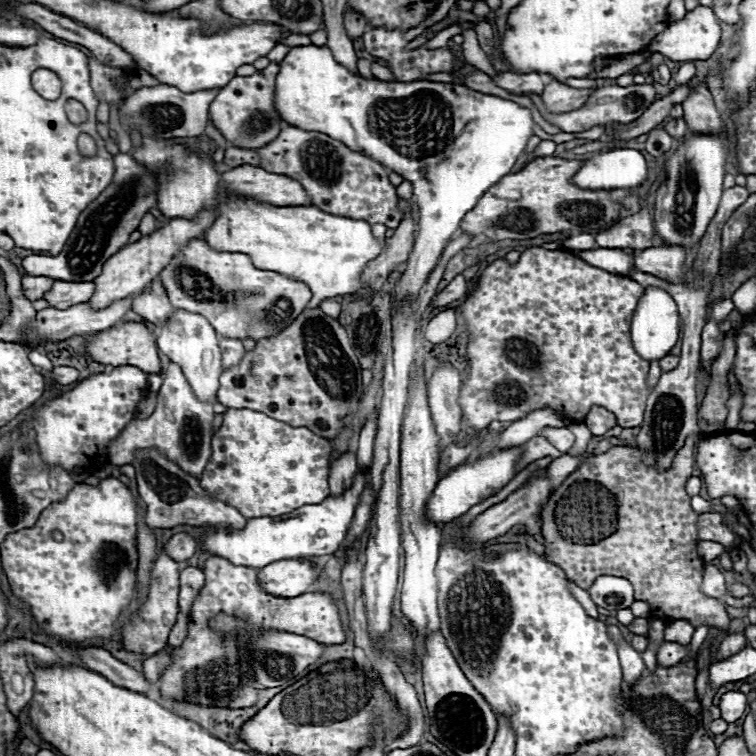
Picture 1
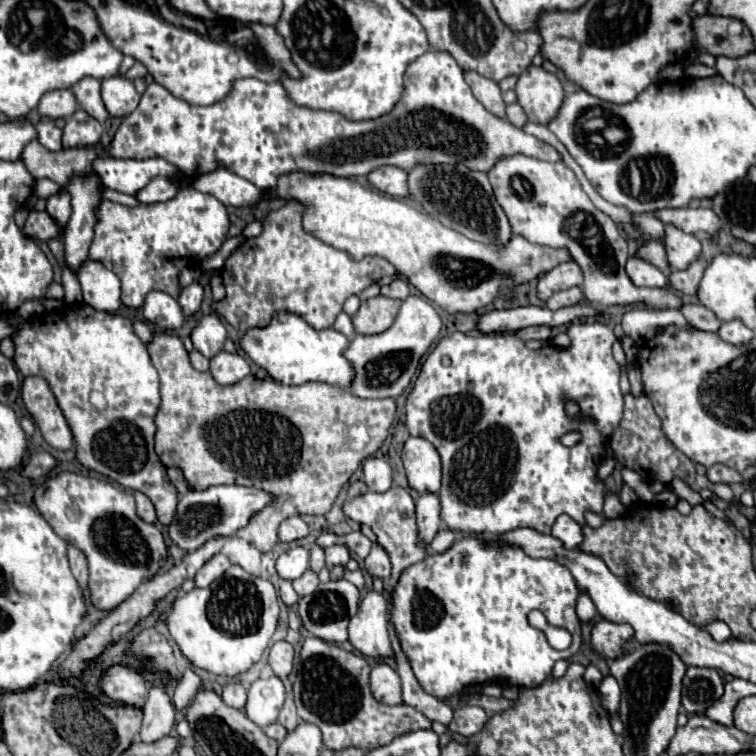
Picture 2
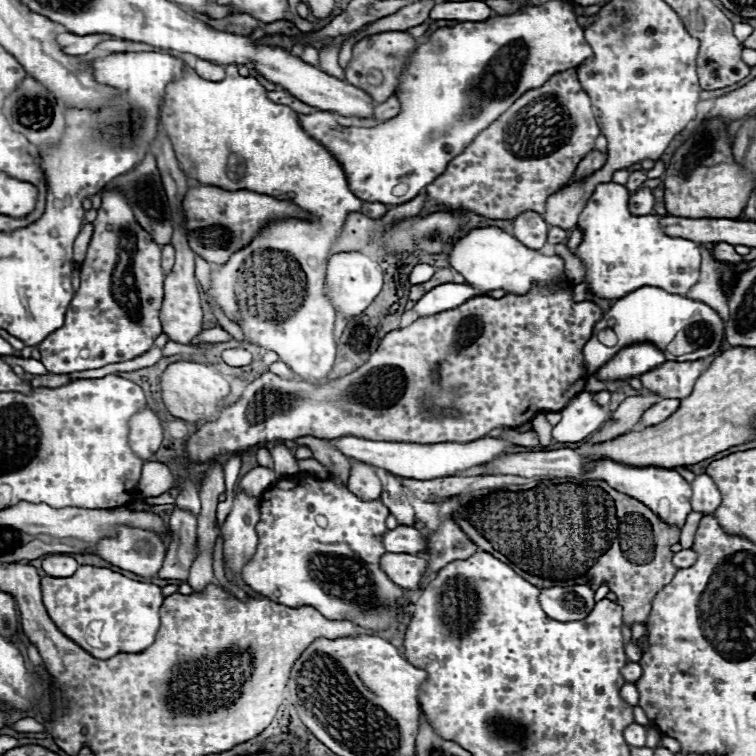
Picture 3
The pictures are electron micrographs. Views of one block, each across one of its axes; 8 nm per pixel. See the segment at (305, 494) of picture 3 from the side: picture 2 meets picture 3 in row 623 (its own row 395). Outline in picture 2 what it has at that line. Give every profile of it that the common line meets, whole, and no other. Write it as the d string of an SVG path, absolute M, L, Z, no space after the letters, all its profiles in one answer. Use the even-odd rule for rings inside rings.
M408 296L402 302L402 308L394 320L394 324L374 336L362 336L356 334L348 348L346 348L346 360L350 360L354 368L354 380L350 384L350 392L358 398L396 398L400 396L408 386L416 372L416 366L420 364L420 358L428 352L430 344L438 338L438 332L442 328L440 316L432 308L430 302L418 296Z

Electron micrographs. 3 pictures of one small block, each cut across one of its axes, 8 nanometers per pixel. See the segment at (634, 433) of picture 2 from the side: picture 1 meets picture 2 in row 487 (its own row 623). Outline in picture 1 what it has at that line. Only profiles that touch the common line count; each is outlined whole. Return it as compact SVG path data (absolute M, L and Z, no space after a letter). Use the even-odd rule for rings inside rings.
M734 330L724 334L724 350L712 362L710 386L700 406L701 432L686 438L686 444L676 452L668 470L660 472L642 464L642 454L636 448L614 446L604 454L590 456L550 494L540 516L542 536L546 542L544 558L560 566L568 580L572 580L576 586L588 590L598 576L628 578L634 586L634 600L648 602L652 618L658 618L662 606L662 616L666 620L688 620L694 628L704 624L728 628L724 604L716 598L704 596L700 588L704 560L696 550L698 514L690 508L690 496L686 494L684 484L692 476L696 464L694 446L698 438L724 430L724 420L728 414L726 402L730 398L728 372L736 358L734 334ZM616 510L618 528L614 532ZM554 520L558 528L554 526ZM558 530L560 536L570 542L562 542L562 538L558 538Z

